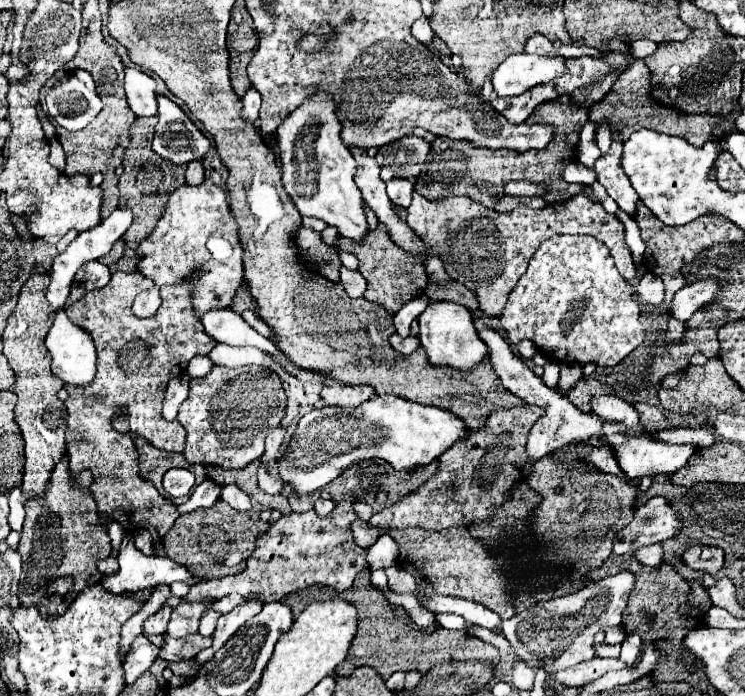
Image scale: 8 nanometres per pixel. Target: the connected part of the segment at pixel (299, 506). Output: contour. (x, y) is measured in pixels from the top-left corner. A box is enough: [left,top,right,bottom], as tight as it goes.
[289,490,321,512]

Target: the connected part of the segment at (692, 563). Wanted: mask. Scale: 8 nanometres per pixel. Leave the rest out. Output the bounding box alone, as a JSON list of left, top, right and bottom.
[683,546,723,576]

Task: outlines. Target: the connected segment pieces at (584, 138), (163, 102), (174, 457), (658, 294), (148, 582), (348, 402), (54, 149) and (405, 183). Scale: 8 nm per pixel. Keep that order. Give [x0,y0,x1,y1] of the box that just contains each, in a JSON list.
[[579,122,599,170],[153,96,211,164],[135,438,207,494],[637,272,665,304],[101,534,195,594],[321,382,375,408],[49,140,65,172],[387,180,413,208]]

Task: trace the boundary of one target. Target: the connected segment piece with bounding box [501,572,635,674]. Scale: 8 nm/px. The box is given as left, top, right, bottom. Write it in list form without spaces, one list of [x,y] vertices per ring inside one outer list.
[[[619,572],[605,580],[599,580],[575,594],[539,602],[513,618],[501,622],[503,636],[515,648],[519,660],[531,668],[545,668],[545,672],[561,672],[579,662],[595,656],[593,636],[599,630],[621,624],[621,614],[627,606],[629,592],[633,590],[635,576],[631,572]]]

